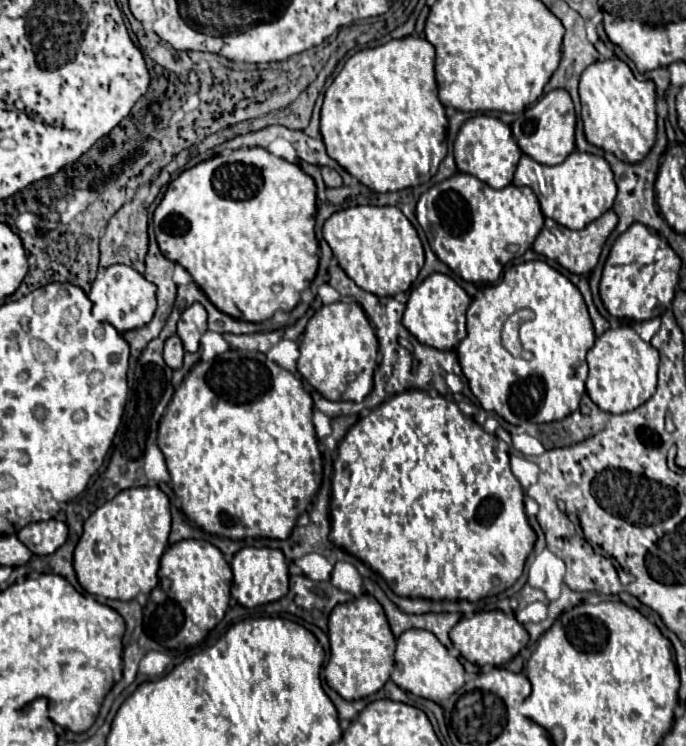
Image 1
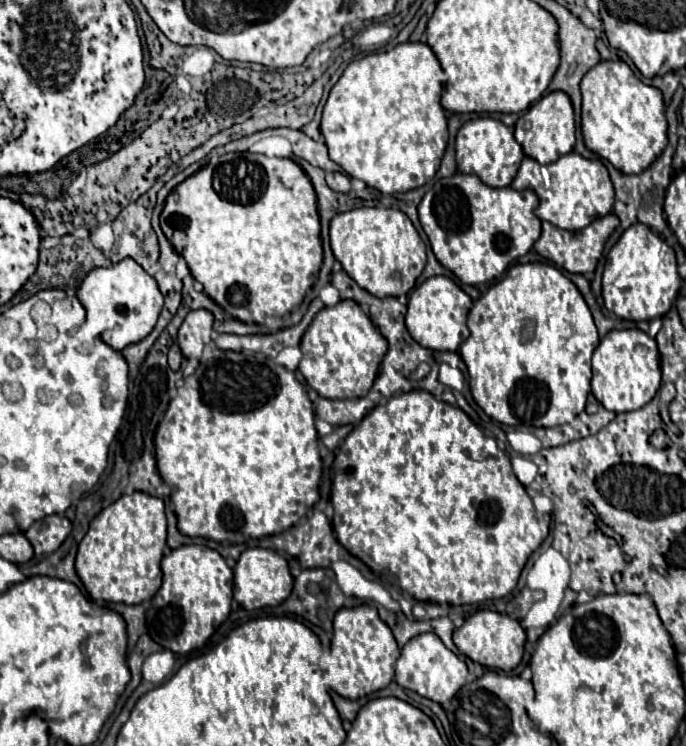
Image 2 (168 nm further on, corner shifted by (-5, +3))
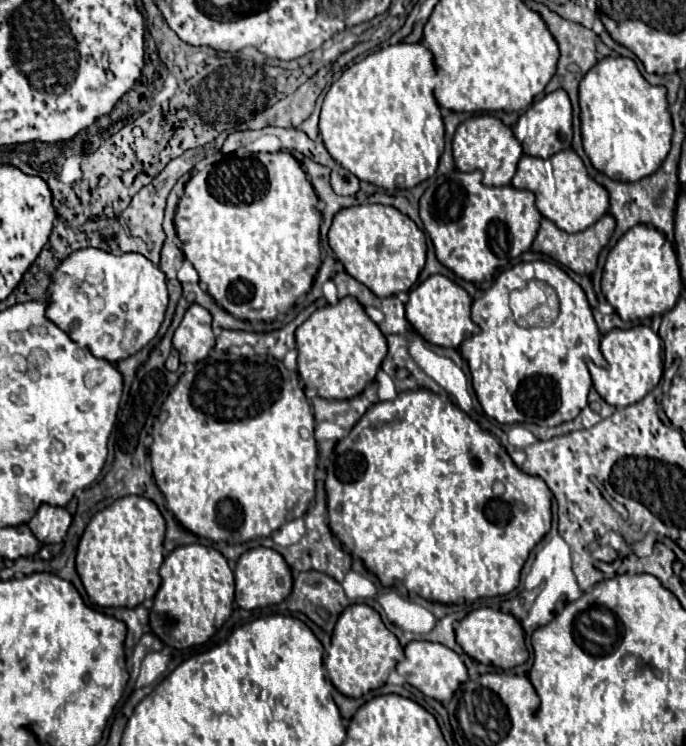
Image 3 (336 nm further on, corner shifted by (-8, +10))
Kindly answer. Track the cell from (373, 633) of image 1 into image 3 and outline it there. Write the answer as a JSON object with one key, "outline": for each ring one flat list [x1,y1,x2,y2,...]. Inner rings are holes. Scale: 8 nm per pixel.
{"outline":[[352,604,340,614,336,622,332,632,332,646,324,664,328,668,330,682,340,694,348,698,360,698,362,694,384,686,388,674,402,658,404,648,400,646,398,638,384,626,380,614,368,604]]}

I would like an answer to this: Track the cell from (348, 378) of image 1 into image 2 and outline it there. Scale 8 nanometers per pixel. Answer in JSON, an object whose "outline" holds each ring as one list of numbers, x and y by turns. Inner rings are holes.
{"outline":[[339,301,333,307,323,307,313,323,307,327,303,339,301,339,301,351,303,359,299,363,299,371,321,397,327,399,355,399,355,397,365,397,377,377,379,363,387,351,387,339,377,331,377,327,371,323,369,315,363,313,363,309,355,301]]}

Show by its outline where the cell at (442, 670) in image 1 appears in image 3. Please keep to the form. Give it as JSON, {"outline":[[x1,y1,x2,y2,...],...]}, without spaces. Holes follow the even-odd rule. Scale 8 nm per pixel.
{"outline":[[410,642,406,648,406,658,396,666,396,672,414,688,418,688,422,694,442,702,442,704,448,704,452,694,456,692,456,688,460,684,464,684,468,680,468,672,466,672,466,666,464,662,460,660,460,656,442,646,442,644,434,644,434,642]]}

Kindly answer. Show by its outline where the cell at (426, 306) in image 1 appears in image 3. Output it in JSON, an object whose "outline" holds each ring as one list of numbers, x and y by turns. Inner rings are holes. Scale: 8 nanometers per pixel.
{"outline":[[434,274,410,290,410,300,406,302,406,318,412,328,430,344,442,348,458,348,466,336,478,334,478,326,470,318,470,304,472,300,464,288,456,286,442,274]]}

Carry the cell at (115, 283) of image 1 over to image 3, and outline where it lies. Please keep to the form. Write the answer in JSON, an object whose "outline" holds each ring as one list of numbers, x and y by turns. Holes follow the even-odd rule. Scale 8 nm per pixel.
{"outline":[[90,246,90,248,72,252,52,272,52,278,48,284,46,318,54,322,58,328,62,328,70,336,70,340,74,340,80,346,86,346,96,358,116,364,124,360,126,356,132,356,134,352,142,350,156,336,164,320,166,306,168,306,166,276,148,258,136,252,126,252,118,256,118,254]]}

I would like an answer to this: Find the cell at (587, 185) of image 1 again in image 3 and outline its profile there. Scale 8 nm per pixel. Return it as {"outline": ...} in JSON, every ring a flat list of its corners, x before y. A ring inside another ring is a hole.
{"outline":[[522,156,510,184,534,192,542,216,552,220,564,232,582,232,608,212,608,192,588,176,580,156,552,156,546,160]]}

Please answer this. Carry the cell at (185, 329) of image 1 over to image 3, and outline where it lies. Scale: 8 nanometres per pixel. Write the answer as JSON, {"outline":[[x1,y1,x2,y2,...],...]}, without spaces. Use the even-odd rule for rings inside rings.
{"outline":[[192,304,180,326,174,332,174,348,180,354,180,362,200,362,208,356,214,348,214,334,212,334,212,316,206,308]]}

